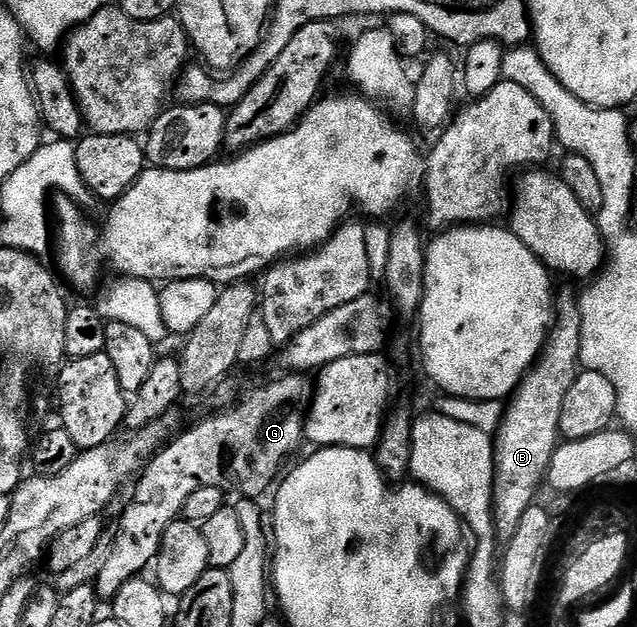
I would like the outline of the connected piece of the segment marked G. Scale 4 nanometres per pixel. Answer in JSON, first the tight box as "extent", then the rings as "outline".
{"extent":[96,372,316,601],"outline":[[[300,372],[282,375],[286,376],[252,389],[227,412],[192,425],[187,432],[180,433],[174,441],[171,439],[149,457],[137,477],[134,497],[123,510],[118,529],[113,529],[112,554],[108,554],[108,562],[96,581],[103,601],[113,601],[124,582],[139,579],[145,573],[142,571],[157,561],[164,530],[182,516],[184,502],[188,502],[188,497],[200,490],[200,486],[222,488],[226,484],[235,484],[246,498],[259,498],[275,487],[283,471],[282,463],[304,444],[306,414],[316,387],[309,375]]]}

